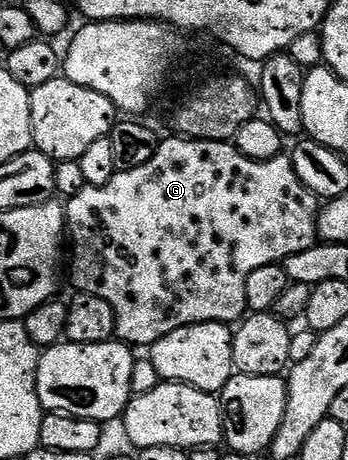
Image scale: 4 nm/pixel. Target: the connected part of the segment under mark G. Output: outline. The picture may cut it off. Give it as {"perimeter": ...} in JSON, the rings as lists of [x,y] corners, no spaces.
{"perimeter":[[[175,137],[157,142],[154,157],[146,161],[146,165],[138,165],[138,169],[117,171],[115,177],[101,187],[89,187],[71,196],[64,207],[66,220],[66,239],[72,242],[72,283],[75,290],[82,295],[102,297],[112,311],[116,322],[115,338],[133,348],[151,348],[166,333],[174,333],[174,329],[189,327],[195,323],[226,323],[236,325],[245,318],[248,311],[246,301],[246,277],[254,273],[254,269],[262,269],[262,265],[271,263],[283,264],[294,253],[302,253],[315,247],[318,242],[316,234],[316,217],[318,214],[318,197],[302,181],[298,181],[298,173],[294,173],[294,165],[287,154],[281,153],[270,161],[254,161],[246,157],[231,142],[219,143],[213,139],[190,139]]]}

